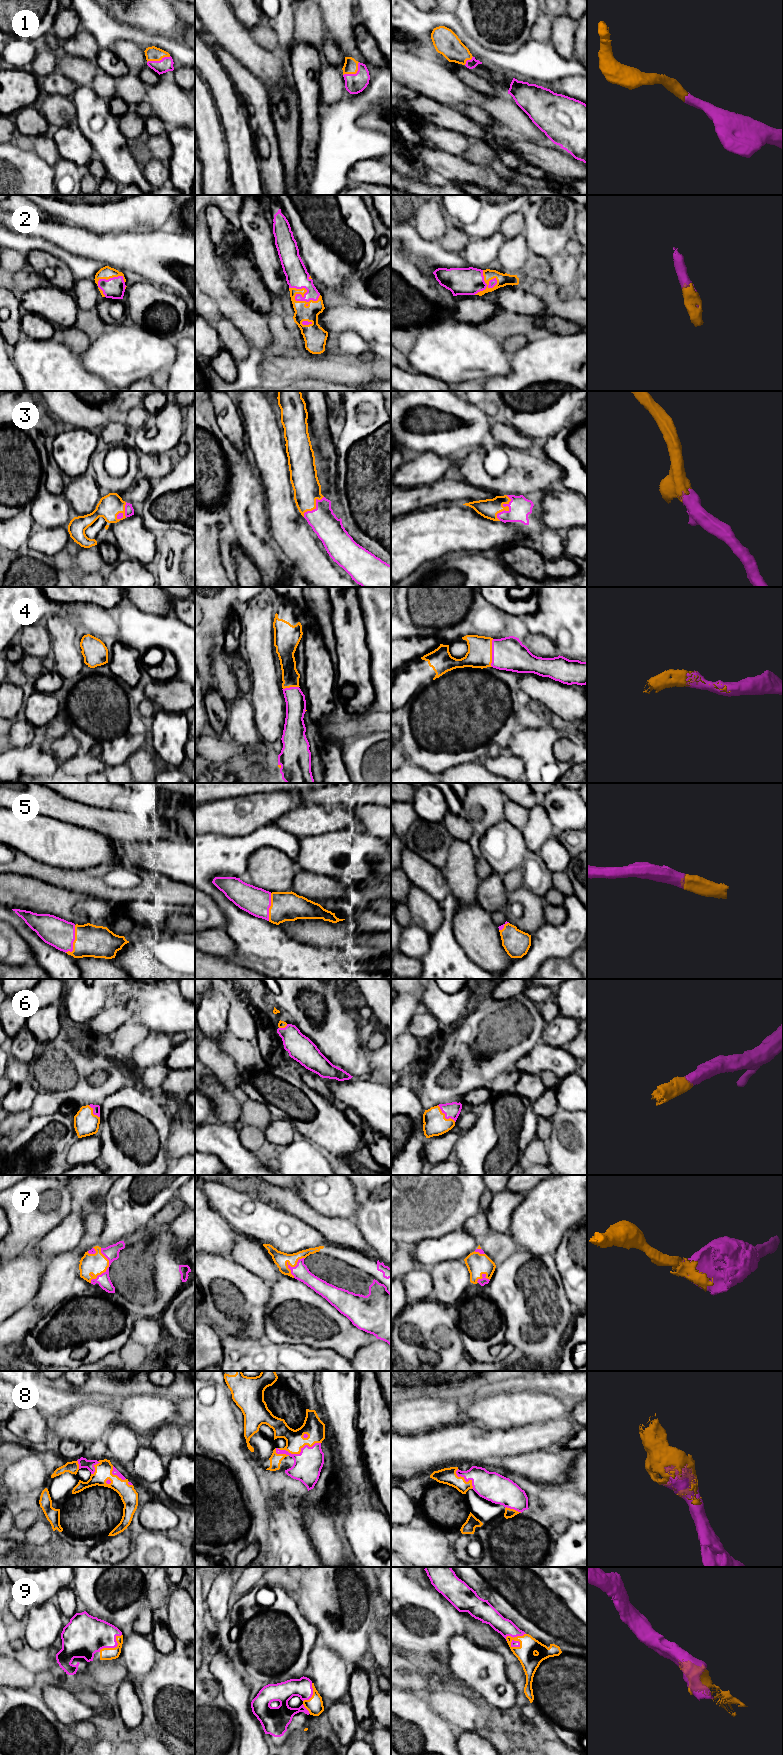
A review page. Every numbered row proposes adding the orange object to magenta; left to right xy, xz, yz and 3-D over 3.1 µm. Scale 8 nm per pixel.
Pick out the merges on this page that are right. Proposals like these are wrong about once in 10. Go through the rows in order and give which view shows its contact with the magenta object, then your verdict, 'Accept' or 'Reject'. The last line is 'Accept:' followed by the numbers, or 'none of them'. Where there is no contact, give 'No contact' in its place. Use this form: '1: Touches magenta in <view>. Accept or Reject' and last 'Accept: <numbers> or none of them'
1: Touches magenta in xy. Accept
2: Touches magenta in xz. Accept
3: Touches magenta in yz. Accept
4: Touches magenta in yz. Accept
5: Touches magenta in xy. Accept
6: Touches magenta in yz. Accept
7: Touches magenta in xy. Accept
8: Touches magenta in xz. Accept
9: Touches magenta in xy. Accept
Accept: 1, 2, 3, 4, 5, 6, 7, 8, 9

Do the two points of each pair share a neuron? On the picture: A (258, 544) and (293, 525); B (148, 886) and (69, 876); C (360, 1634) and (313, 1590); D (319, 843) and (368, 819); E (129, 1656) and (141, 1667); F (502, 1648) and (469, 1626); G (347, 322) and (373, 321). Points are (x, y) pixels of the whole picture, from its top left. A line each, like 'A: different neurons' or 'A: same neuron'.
A: different neurons
B: same neuron
C: same neuron
D: different neurons
E: same neuron
F: same neuron
G: same neuron

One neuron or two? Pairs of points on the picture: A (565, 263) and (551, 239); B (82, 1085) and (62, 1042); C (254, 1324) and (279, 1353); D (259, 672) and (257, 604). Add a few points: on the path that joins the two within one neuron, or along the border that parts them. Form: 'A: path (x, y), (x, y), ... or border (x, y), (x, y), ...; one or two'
A: border (561, 251), (552, 257); two
B: path (82, 1074), (82, 1060), (73, 1051); one
C: border (246, 1336), (263, 1344), (269, 1343); two
D: path (251, 655), (250, 642), (257, 630), (257, 621); one

